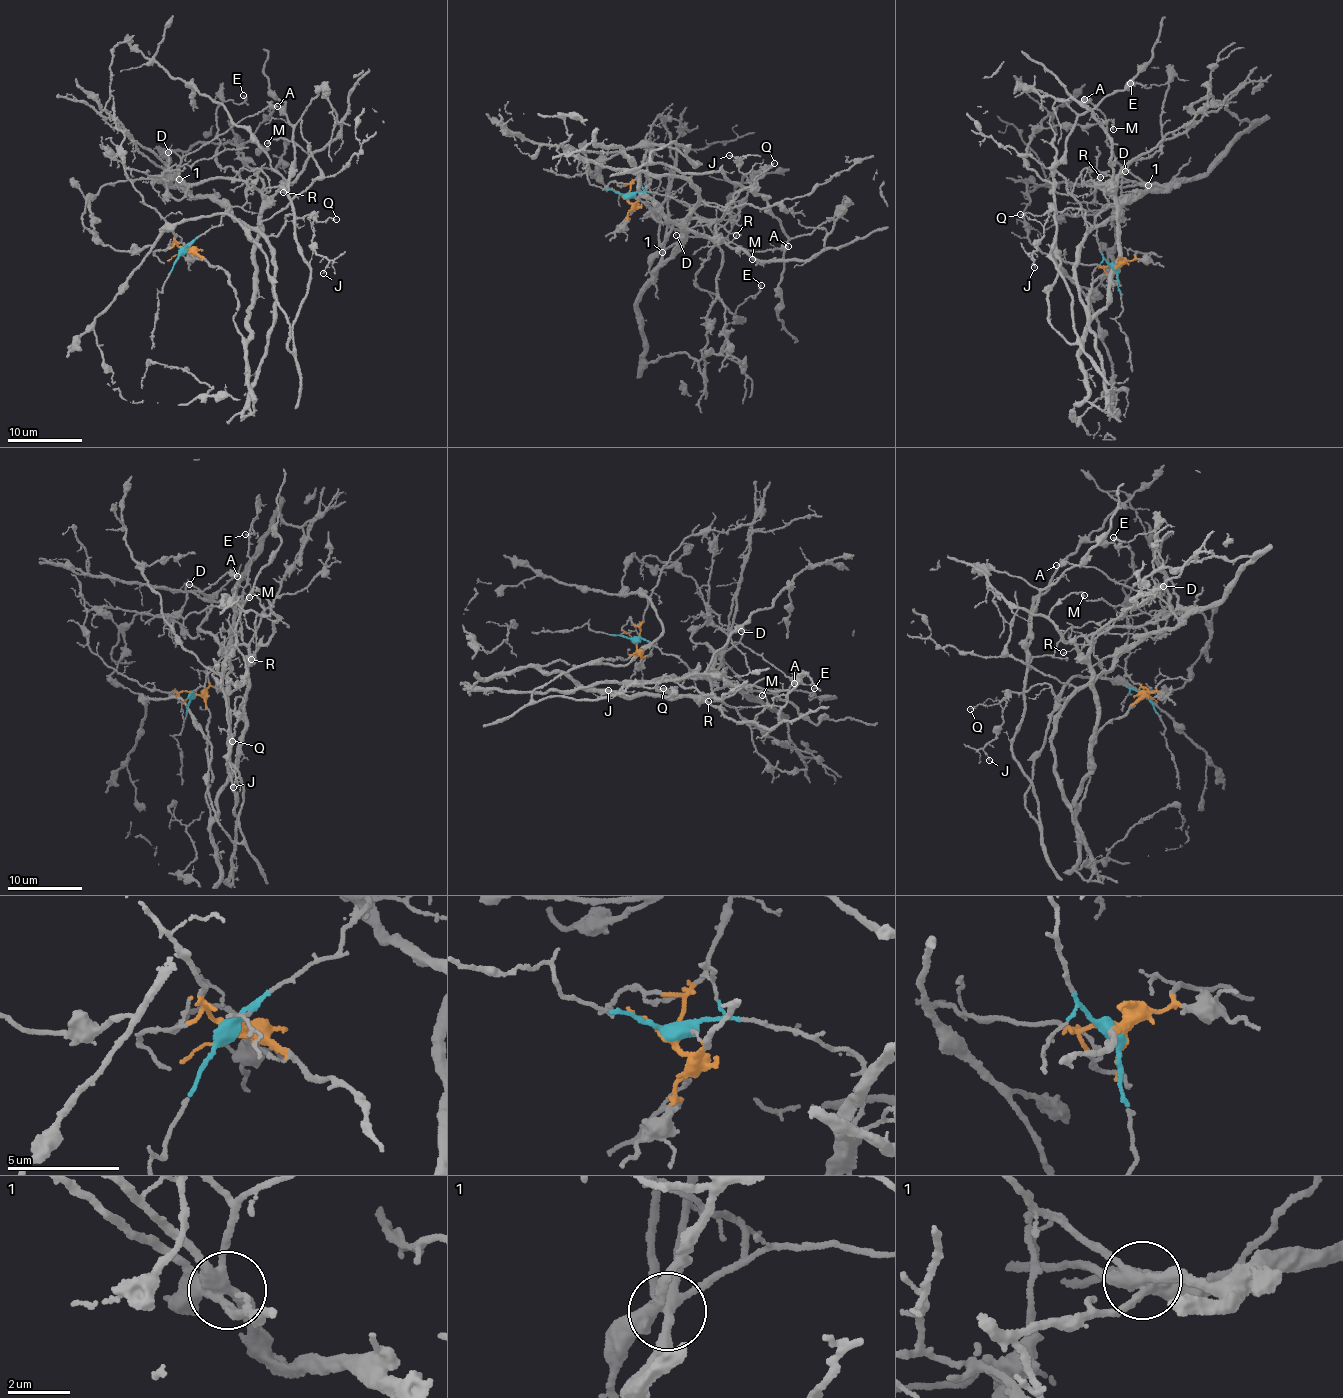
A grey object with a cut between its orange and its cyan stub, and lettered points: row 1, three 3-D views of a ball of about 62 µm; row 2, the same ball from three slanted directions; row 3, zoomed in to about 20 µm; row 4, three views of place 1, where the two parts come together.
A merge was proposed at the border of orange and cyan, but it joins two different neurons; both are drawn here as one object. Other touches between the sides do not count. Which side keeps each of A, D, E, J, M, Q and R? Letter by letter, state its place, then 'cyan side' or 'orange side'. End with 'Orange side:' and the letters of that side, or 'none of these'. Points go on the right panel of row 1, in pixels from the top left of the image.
A: at (1084, 99); cyan side
D: at (1125, 171); cyan side
E: at (1130, 83); orange side
J: at (1034, 267); cyan side
M: at (1113, 129); orange side
Q: at (1020, 214); cyan side
R: at (1100, 177); orange side
Orange side: E, M, R

